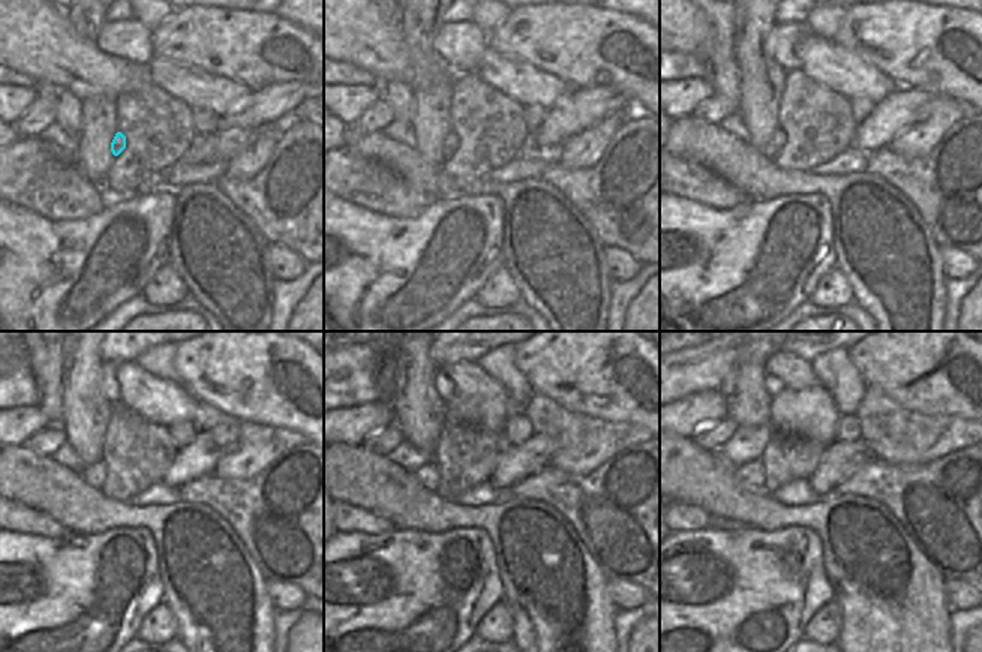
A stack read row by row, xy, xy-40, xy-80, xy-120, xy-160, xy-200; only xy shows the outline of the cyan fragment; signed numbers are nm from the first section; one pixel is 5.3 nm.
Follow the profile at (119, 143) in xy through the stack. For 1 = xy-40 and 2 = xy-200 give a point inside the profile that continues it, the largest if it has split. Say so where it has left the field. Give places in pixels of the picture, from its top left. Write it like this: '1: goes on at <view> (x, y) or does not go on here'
1: goes on at xy-40 (452, 141)
2: goes on at xy-200 (751, 474)

